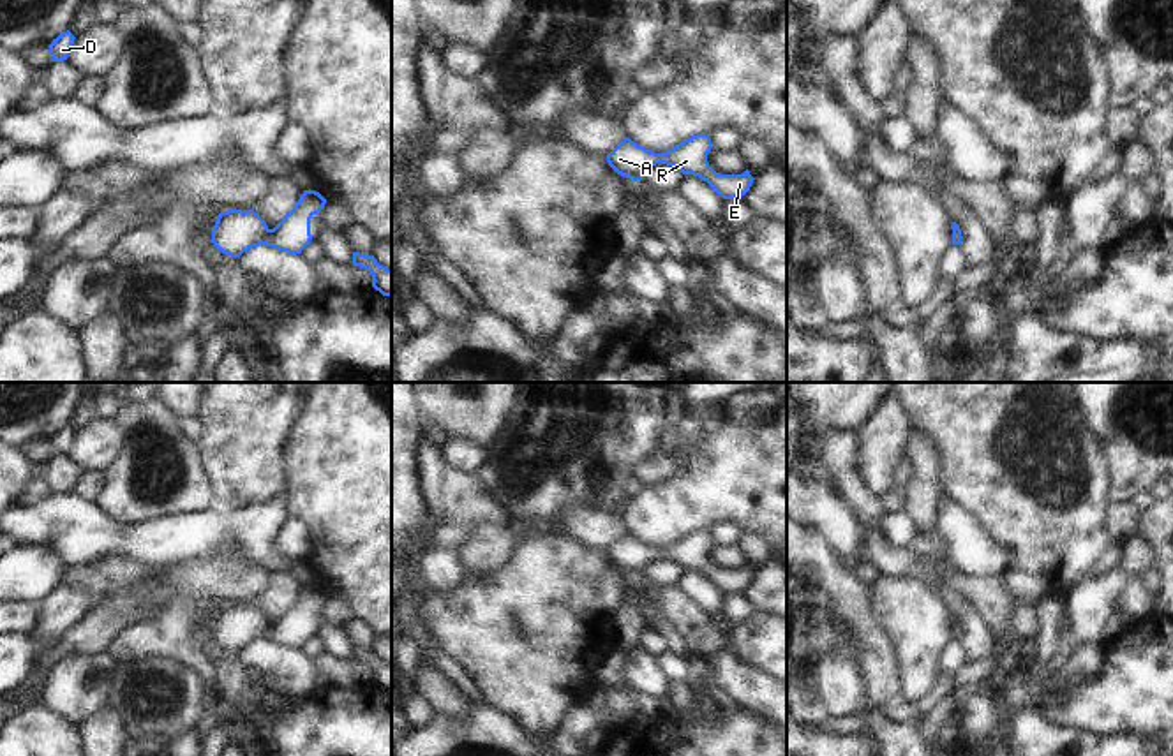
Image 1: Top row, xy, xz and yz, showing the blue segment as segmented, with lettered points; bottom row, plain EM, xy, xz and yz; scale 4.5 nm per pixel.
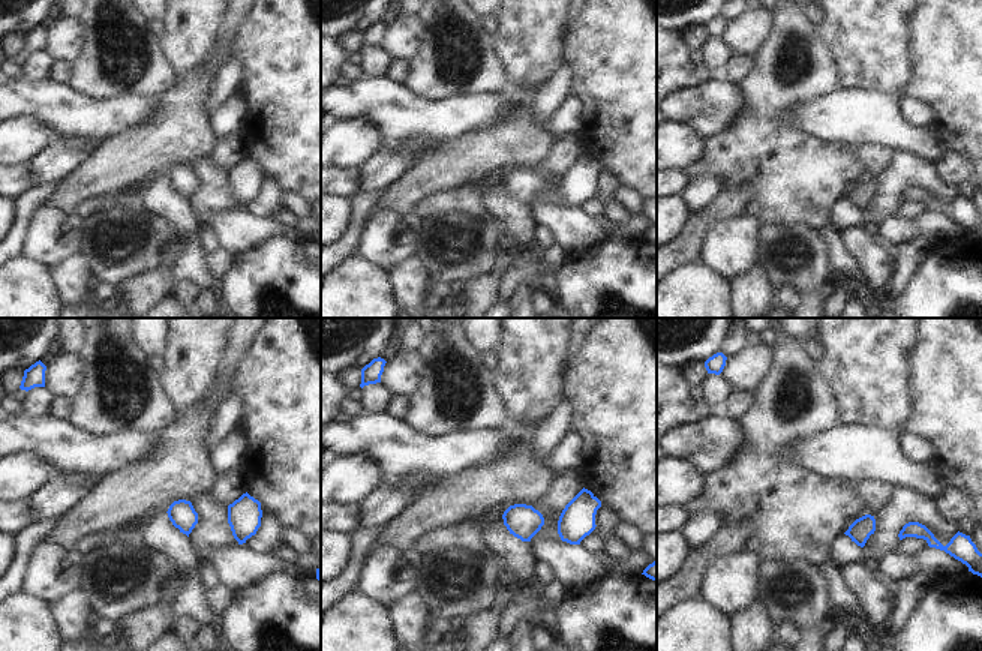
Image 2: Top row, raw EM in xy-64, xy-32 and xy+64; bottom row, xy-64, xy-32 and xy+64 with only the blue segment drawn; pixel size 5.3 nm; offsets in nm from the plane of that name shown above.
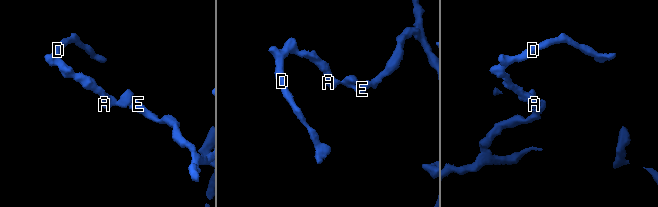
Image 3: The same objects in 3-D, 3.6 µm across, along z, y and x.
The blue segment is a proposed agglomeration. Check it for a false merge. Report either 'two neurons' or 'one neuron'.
one neuron

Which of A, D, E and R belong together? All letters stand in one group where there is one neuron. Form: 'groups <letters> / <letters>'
groups A D E R

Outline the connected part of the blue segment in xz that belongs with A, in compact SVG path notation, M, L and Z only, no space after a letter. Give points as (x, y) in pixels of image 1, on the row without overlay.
M697 529L676 539L665 548L654 548L624 532L609 550L609 560L621 571L640 576L649 562L667 559L683 569L693 569L707 576L709 582L723 594L741 594L751 582L753 571L746 564L743 569L716 567L707 548L713 537L707 529Z

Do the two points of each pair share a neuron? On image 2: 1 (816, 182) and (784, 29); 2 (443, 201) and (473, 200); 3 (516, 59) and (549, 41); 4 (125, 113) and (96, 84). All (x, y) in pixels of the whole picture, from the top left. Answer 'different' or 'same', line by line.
1: same
2: same
3: same
4: different

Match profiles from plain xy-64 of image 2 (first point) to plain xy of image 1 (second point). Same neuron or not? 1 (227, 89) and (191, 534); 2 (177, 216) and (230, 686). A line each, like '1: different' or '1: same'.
1: same
2: same

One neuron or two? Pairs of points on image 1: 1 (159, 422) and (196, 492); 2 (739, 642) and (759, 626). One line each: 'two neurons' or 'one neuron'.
1: one neuron
2: one neuron

